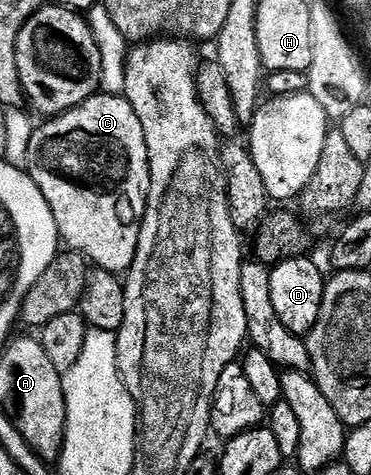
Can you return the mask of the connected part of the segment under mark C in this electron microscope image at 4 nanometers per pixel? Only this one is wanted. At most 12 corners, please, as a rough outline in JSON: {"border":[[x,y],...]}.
{"border":[[96,94],[34,129],[59,239],[123,274],[151,185],[141,118]]}

